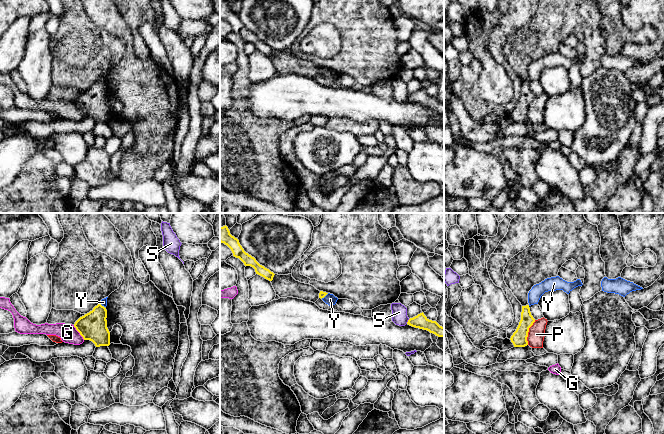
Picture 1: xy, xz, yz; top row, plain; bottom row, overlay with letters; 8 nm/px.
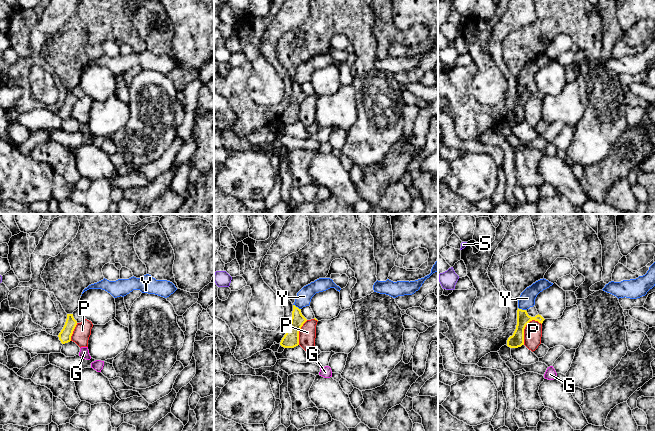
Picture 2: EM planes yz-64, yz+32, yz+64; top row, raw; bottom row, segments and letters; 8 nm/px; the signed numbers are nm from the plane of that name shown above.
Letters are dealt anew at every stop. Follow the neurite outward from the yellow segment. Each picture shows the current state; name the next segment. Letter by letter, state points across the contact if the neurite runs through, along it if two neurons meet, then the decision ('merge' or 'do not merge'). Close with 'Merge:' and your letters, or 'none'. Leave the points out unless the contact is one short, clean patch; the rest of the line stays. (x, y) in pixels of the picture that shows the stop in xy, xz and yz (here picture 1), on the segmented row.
G: border xy (73, 325), (84, 339); do not merge
P: border yz (535, 320), (529, 328), (527, 344); do not merge
S: border xz (409, 319), (406, 323); do not merge
Y: border xz (328, 293), (321, 298); do not merge
Merge: none

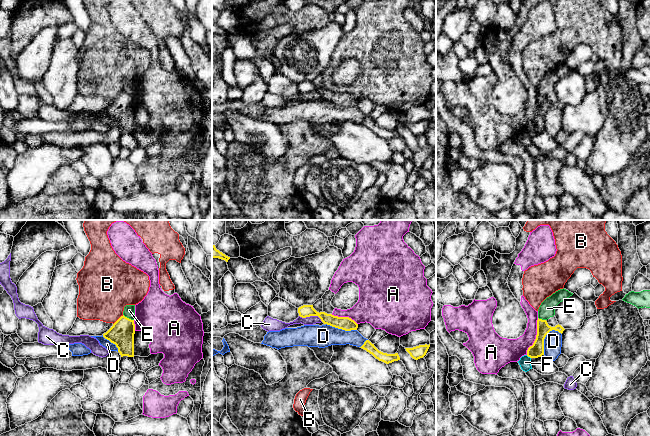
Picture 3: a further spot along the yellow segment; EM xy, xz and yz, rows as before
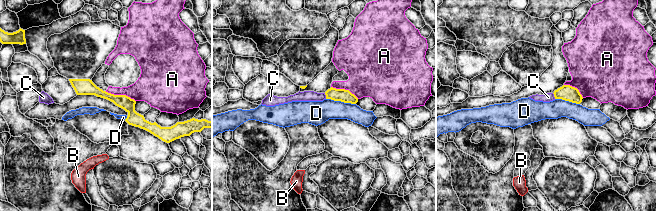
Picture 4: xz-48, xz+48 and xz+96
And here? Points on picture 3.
A: border yz (538, 318), (536, 338), (526, 354); do not merge
B: do not merge
C: border xz (299, 315), (302, 317), (317, 316), (322, 321); do not merge
D: border yz (560, 332), (551, 330), (546, 335), (543, 354); do not merge
E: border xy (123, 314), (133, 320); do not merge
F: border yz (526, 355), (530, 358); do not merge
Merge: none

